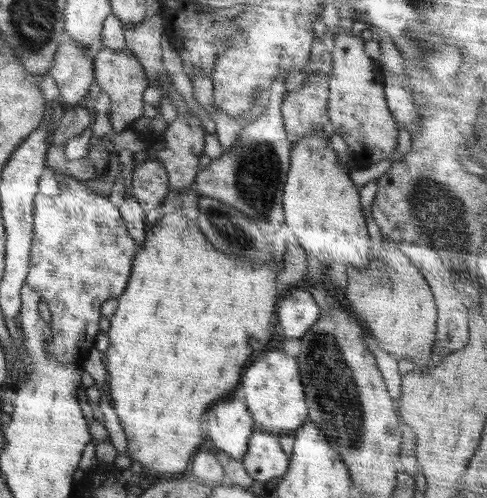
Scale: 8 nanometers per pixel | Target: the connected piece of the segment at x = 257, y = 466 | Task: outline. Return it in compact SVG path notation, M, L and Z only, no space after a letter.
M256 427L241 458L248 476L258 482L281 477L288 468L289 456L282 450L279 437Z

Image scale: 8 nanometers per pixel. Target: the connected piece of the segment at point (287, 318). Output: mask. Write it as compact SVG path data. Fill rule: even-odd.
M302 288L292 290L288 296L278 304L278 328L288 338L300 338L320 318L320 309L310 294Z

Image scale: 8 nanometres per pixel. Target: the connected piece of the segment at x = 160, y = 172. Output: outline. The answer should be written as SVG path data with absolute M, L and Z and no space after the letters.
M144 160L134 170L133 198L145 212L162 204L169 192L168 176L162 162Z

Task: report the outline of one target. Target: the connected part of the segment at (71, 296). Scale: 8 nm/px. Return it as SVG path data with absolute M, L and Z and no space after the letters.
M64 176L61 181L58 196L46 198L38 194L33 200L33 235L25 283L48 304L53 338L45 344L47 355L61 363L78 367L95 347L94 342L100 332L98 323L103 316L100 313L102 304L110 299L120 299L132 272L133 256L138 250L122 220L119 207L112 204L108 197L96 194L91 184L78 182L70 176Z

